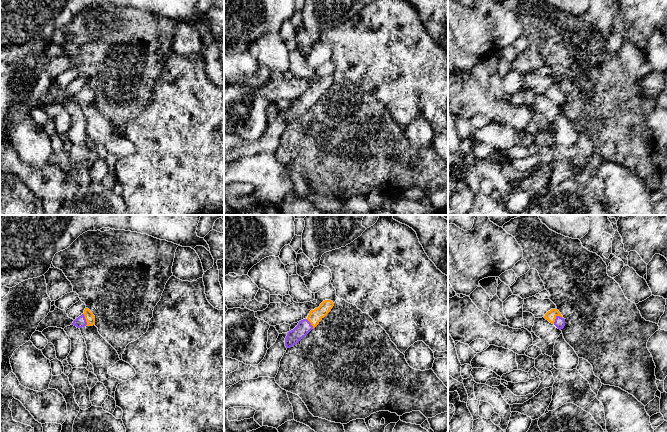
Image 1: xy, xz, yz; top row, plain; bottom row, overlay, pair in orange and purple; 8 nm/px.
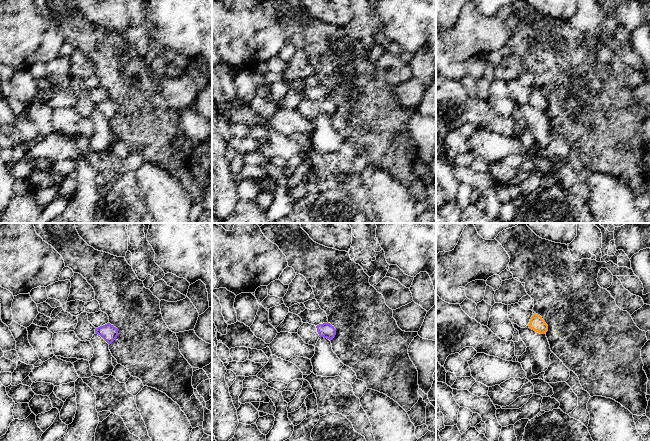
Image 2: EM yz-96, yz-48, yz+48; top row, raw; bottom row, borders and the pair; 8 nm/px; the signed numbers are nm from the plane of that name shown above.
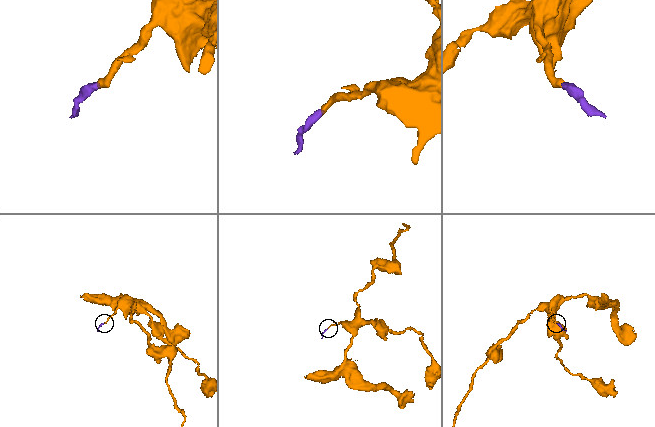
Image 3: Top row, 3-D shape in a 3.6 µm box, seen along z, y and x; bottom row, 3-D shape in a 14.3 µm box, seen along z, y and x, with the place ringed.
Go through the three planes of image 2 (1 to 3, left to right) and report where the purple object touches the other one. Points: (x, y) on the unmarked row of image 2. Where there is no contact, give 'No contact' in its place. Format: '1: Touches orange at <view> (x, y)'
1: No contact
2: No contact
3: No contact

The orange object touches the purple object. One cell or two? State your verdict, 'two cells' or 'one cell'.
one cell

